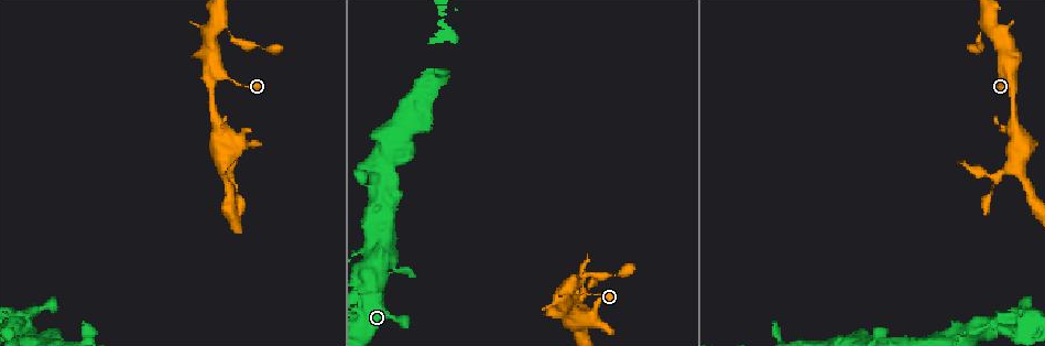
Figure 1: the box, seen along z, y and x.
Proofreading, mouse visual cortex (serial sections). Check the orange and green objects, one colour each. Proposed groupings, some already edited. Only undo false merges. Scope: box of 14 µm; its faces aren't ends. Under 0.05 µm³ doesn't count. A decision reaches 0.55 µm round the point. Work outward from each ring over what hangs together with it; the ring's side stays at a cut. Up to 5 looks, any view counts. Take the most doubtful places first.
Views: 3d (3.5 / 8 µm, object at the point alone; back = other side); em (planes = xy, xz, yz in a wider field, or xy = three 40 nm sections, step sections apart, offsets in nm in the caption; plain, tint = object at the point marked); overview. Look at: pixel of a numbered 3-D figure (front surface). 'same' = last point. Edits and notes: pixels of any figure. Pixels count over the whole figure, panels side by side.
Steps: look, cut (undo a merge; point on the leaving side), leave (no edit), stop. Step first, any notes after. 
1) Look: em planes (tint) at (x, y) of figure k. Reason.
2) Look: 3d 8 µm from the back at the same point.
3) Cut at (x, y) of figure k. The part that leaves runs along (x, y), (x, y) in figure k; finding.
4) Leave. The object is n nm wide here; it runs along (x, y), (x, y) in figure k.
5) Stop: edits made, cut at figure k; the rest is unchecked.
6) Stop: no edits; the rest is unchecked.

Look: 3d 8 µm at (359, 271) of figure 1. Calibre changes.

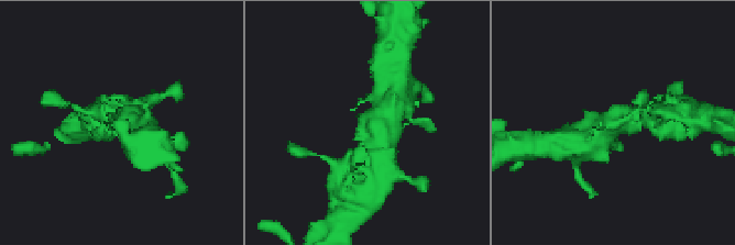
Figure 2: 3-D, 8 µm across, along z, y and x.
Look: em planes (tint) at (613, 124) of figure 2. Now the EM.

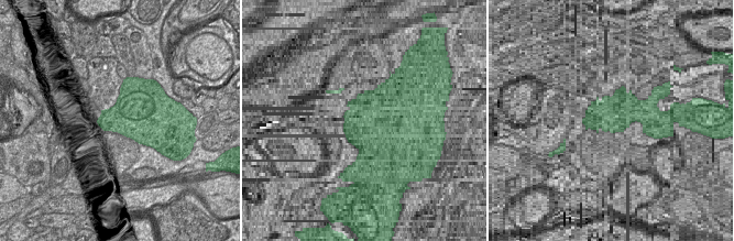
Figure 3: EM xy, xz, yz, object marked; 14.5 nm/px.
Leave. It runs along (621, 120), (590, 142), (568, 142) in figure 2; one cell here.

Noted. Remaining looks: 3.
Look: 3d 3.5 µm at (229, 180) of figure 1. Three arms meet.

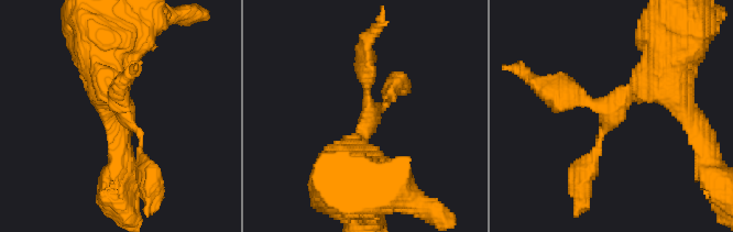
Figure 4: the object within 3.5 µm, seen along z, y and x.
Look: em xy step 3 (tint) at (371, 119) of figure 4. 3 arms meet here; the arms are 100, 300, 400 nm wide; now the EM.

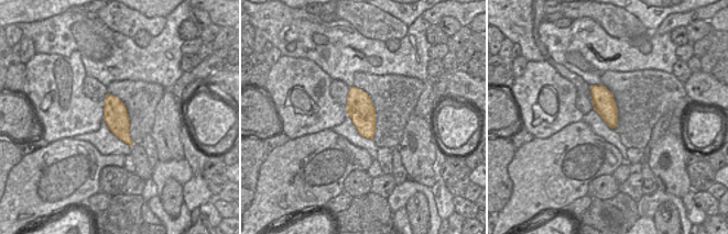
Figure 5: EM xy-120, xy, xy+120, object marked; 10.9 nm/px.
Leave. It runs along (354, 176), (354, 145), (371, 118), (364, 50) in figure 4; one cell here.

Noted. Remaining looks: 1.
Stop: no edits; the rest is unchecked.

